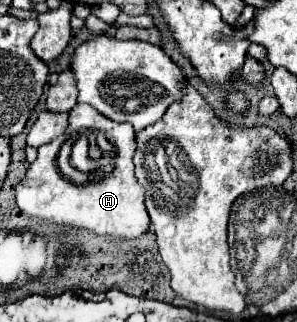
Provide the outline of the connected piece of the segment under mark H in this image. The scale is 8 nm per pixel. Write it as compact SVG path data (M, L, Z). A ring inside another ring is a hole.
M78 103L68 115L68 127L64 135L38 147L36 161L28 165L22 183L16 185L16 203L30 217L60 223L64 227L88 229L98 235L134 239L146 233L150 227L150 217L144 207L144 191L142 187L138 187L138 181L134 177L134 147L134 129L130 127L130 123L116 123L112 119L106 119L104 115L98 115L94 107ZM72 133L86 135L90 139L90 155L100 161L98 171L94 171L96 179L90 179L84 185L68 181L60 173L56 163L56 151L60 151L60 145Z

